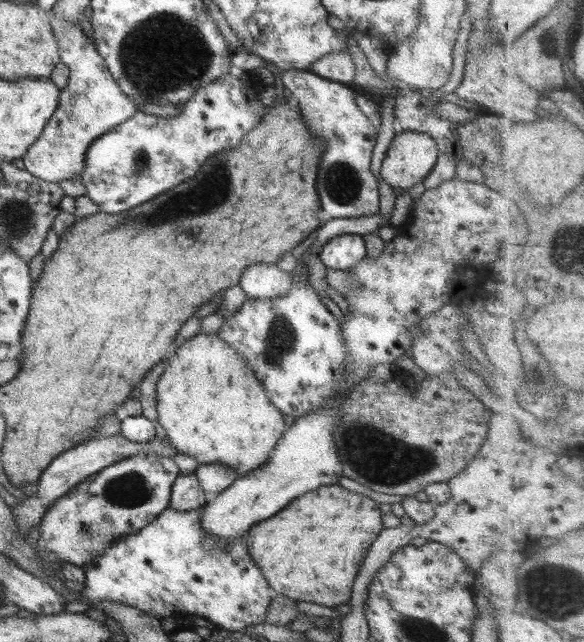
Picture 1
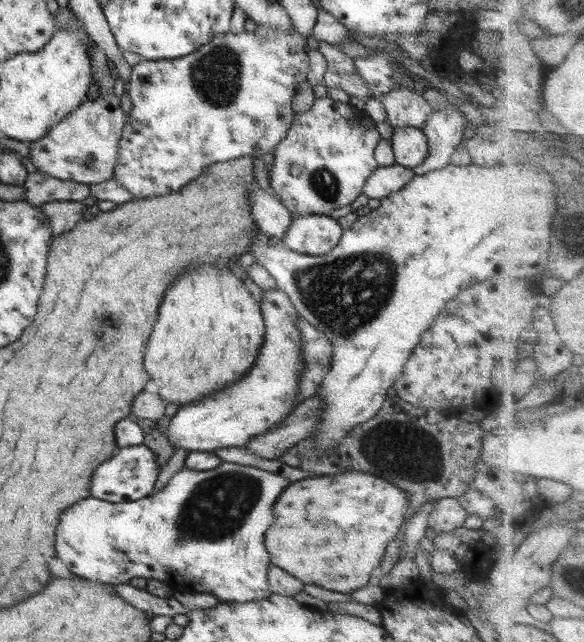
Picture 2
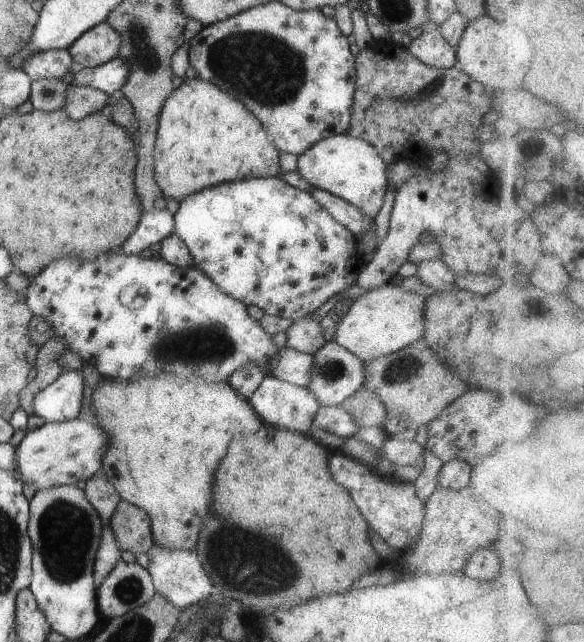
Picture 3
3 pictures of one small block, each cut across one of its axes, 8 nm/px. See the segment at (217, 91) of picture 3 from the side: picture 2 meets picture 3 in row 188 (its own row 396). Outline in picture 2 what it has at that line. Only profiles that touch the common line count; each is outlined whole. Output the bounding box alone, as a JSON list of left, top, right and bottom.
[144,264,264,408]

